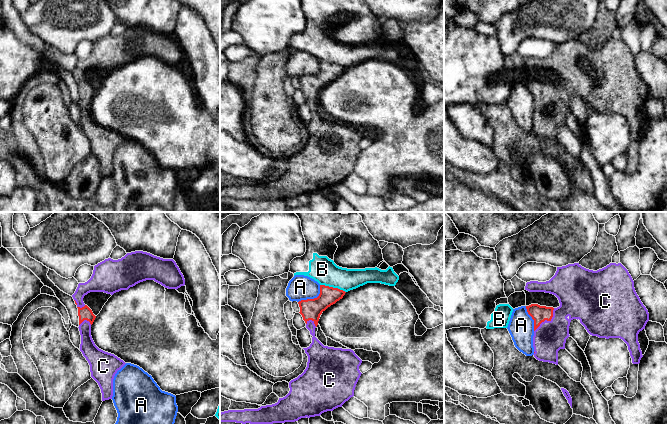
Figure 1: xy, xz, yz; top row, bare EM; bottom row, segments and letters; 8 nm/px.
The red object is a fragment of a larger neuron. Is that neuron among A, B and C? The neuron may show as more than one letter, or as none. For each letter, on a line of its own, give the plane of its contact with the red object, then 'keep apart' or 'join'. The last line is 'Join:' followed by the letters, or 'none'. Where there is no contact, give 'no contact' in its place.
A: xz | keep apart
B: xz | keep apart
C: yz | join
Join: C

